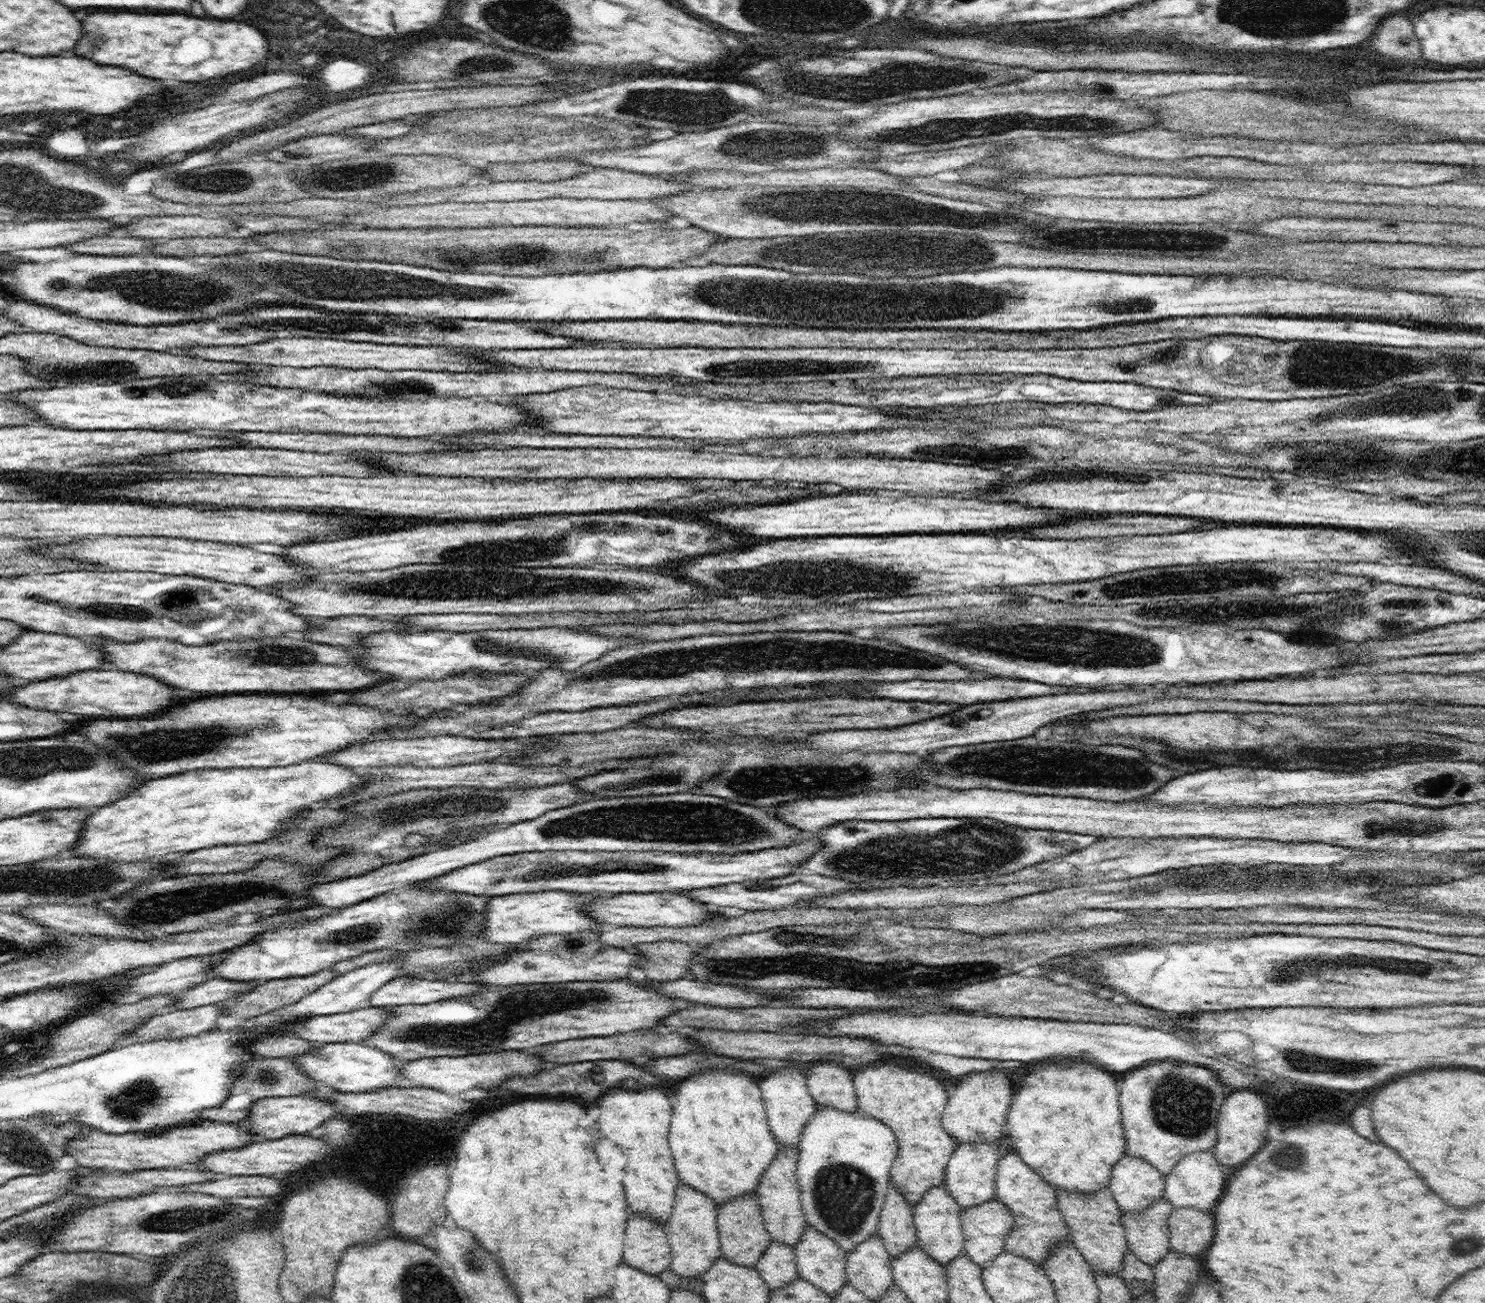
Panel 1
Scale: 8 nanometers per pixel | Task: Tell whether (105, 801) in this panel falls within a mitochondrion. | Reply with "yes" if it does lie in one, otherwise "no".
no

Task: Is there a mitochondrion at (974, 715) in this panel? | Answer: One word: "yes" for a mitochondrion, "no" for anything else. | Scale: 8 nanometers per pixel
no

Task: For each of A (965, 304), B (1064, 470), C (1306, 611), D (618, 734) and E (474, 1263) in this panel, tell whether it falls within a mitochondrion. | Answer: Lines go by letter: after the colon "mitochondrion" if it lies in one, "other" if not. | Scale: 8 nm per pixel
A: mitochondrion
B: mitochondrion
C: mitochondrion
D: other
E: mitochondrion

